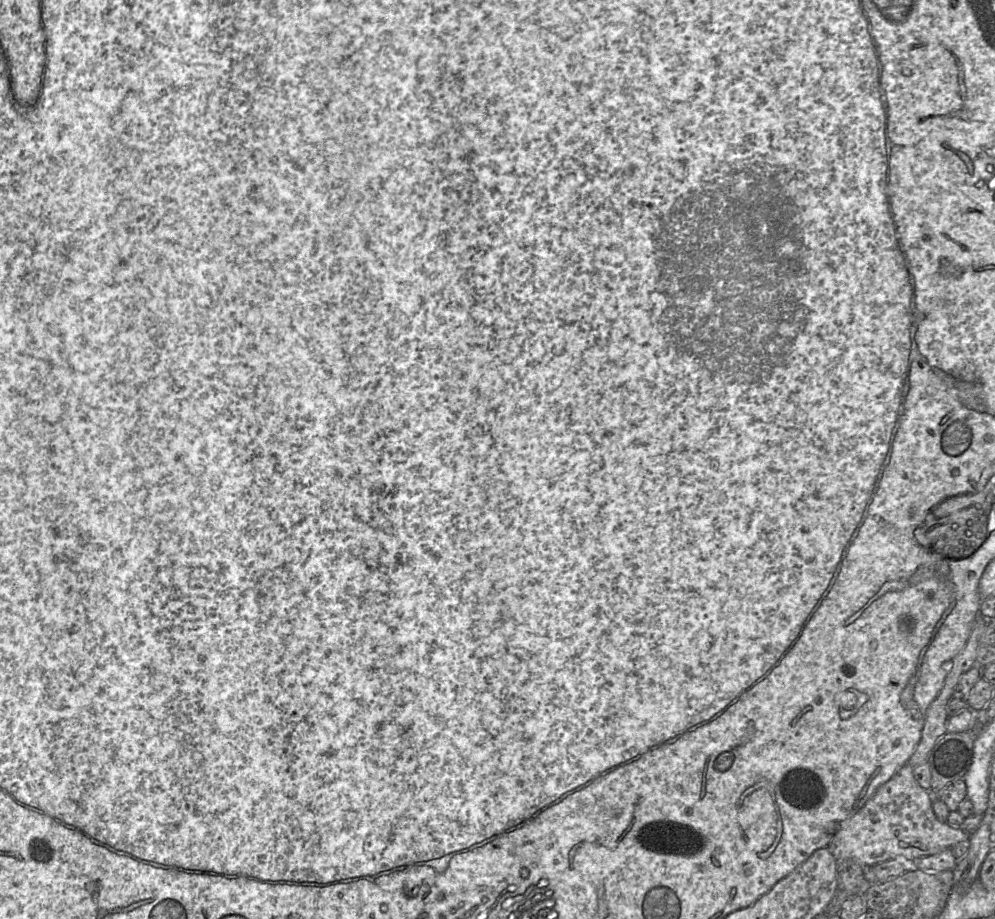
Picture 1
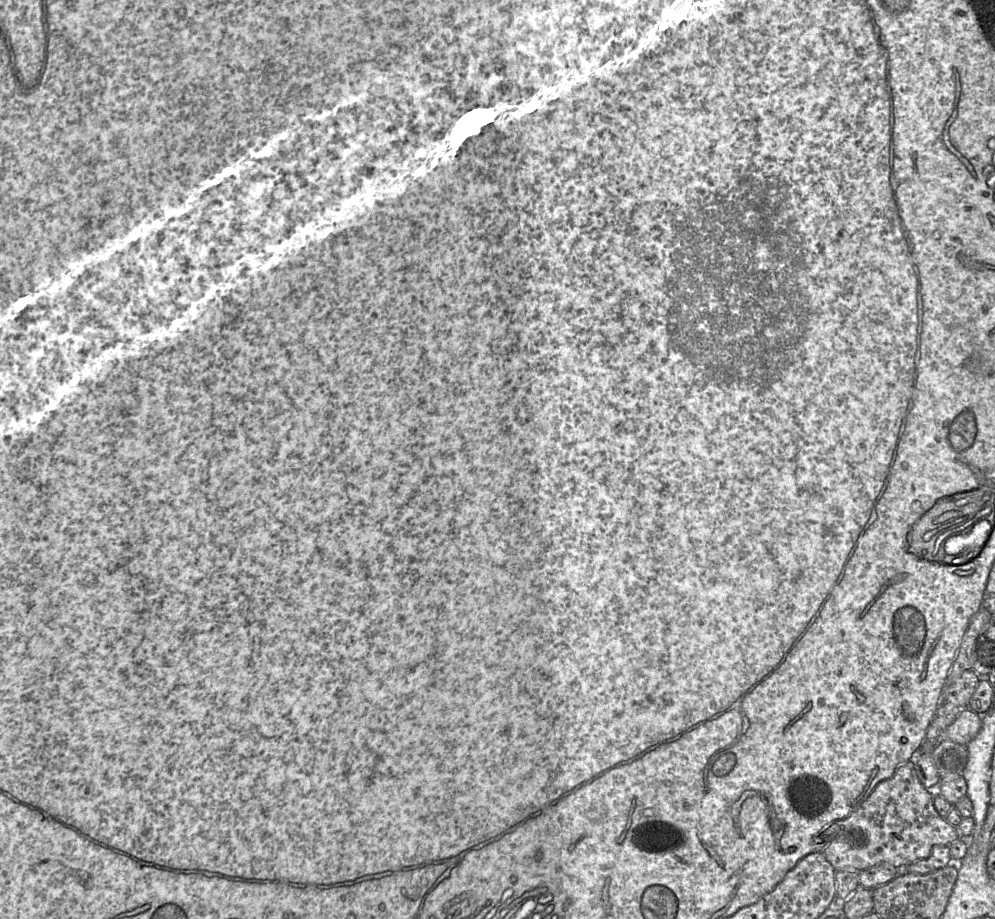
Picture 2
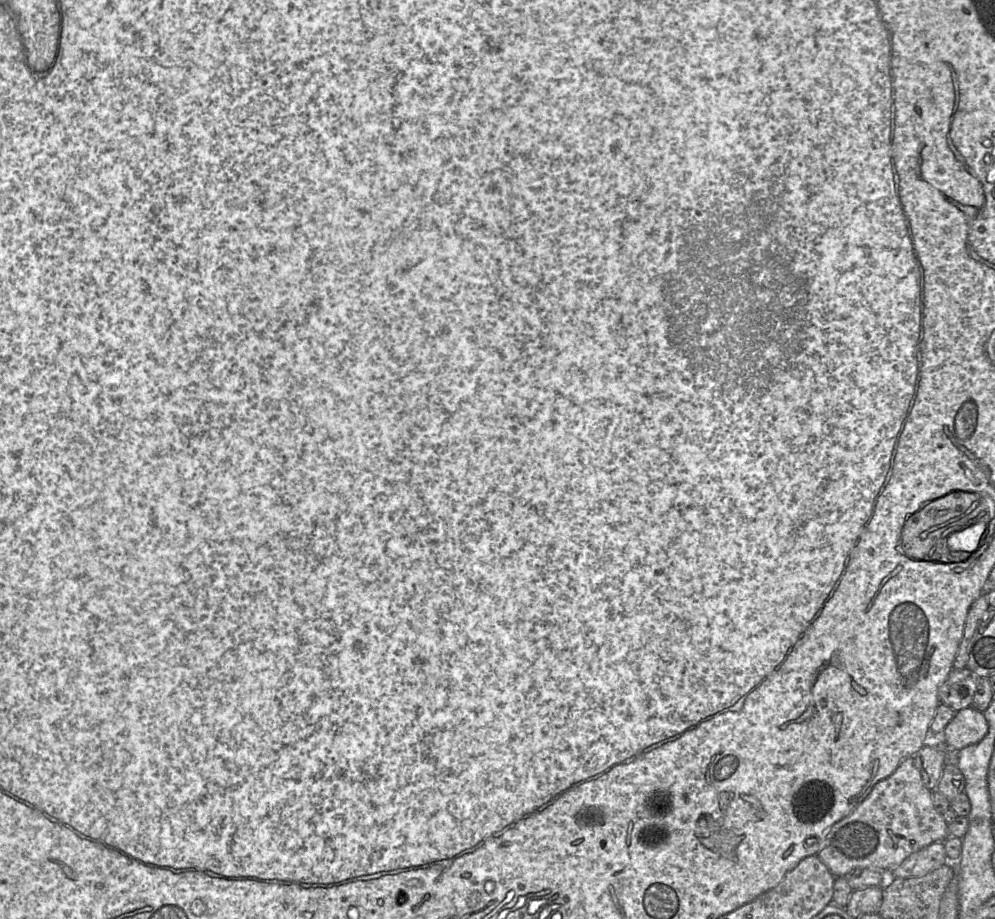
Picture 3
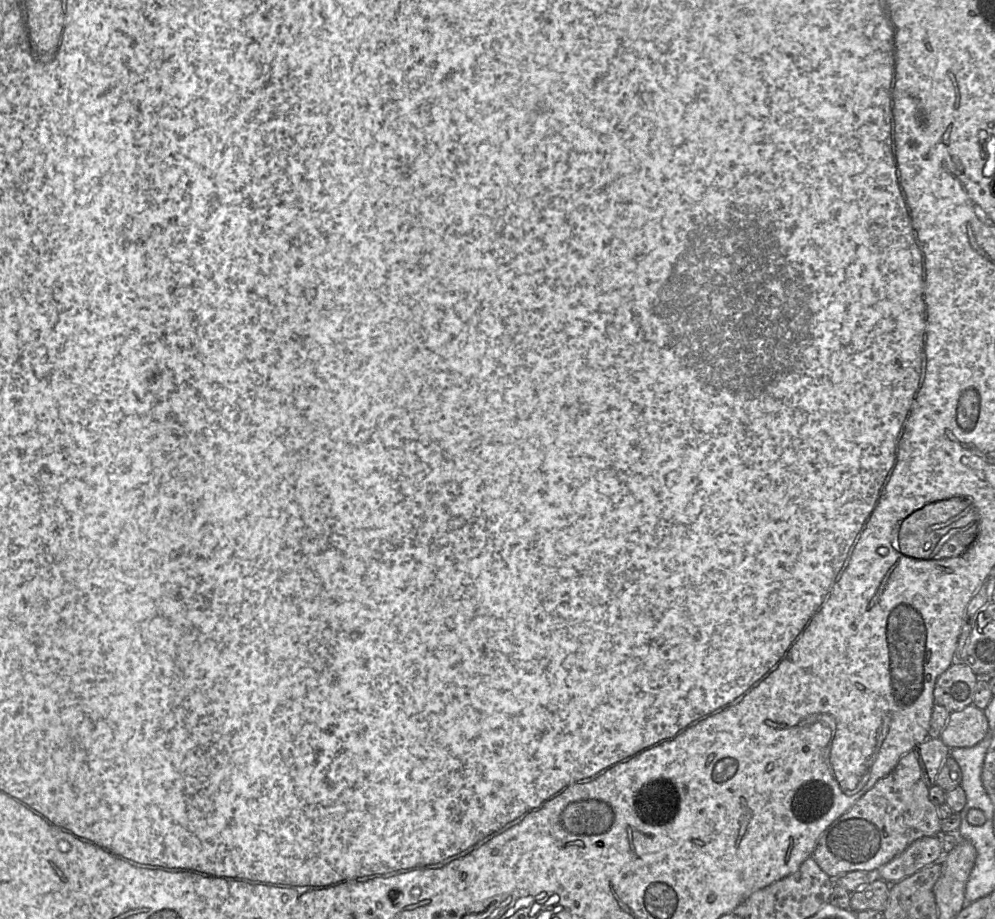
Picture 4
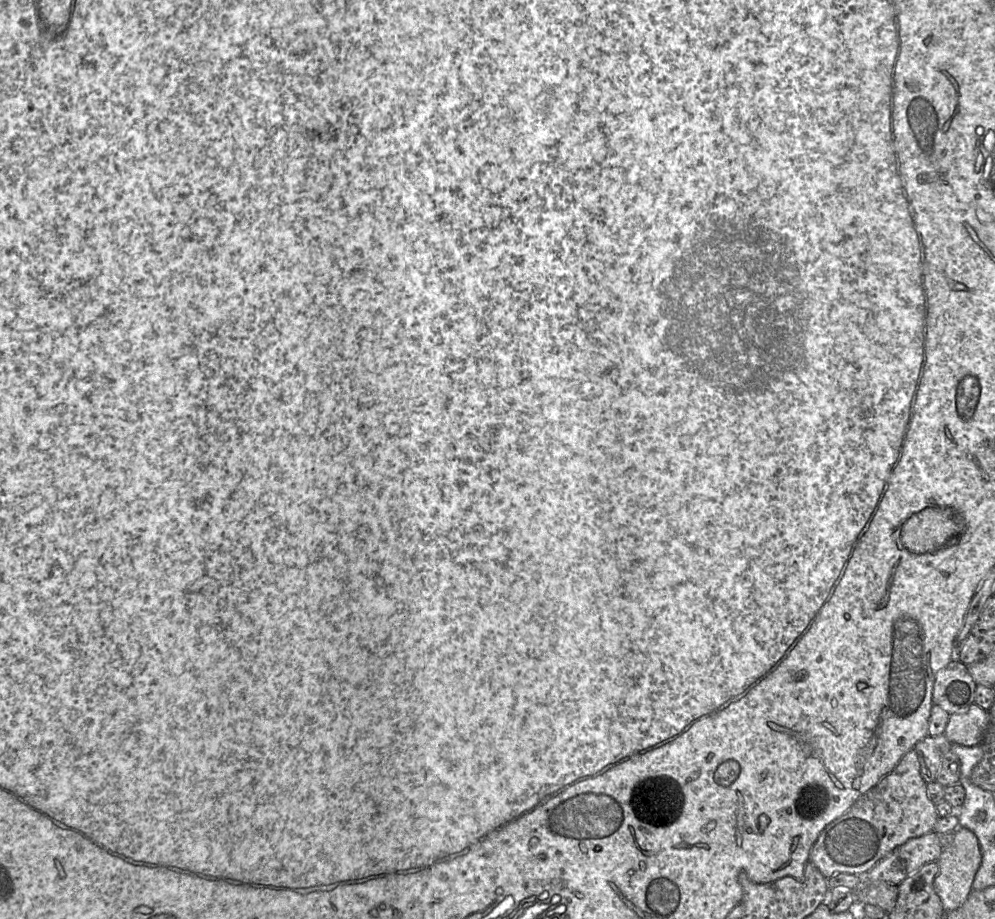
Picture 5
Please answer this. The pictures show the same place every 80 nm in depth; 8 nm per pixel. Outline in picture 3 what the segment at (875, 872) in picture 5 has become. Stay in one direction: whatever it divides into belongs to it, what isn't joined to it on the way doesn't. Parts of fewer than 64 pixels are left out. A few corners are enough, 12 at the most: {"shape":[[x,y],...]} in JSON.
{"shape":[[944,842],[908,856],[888,878],[928,874],[948,862]]}

